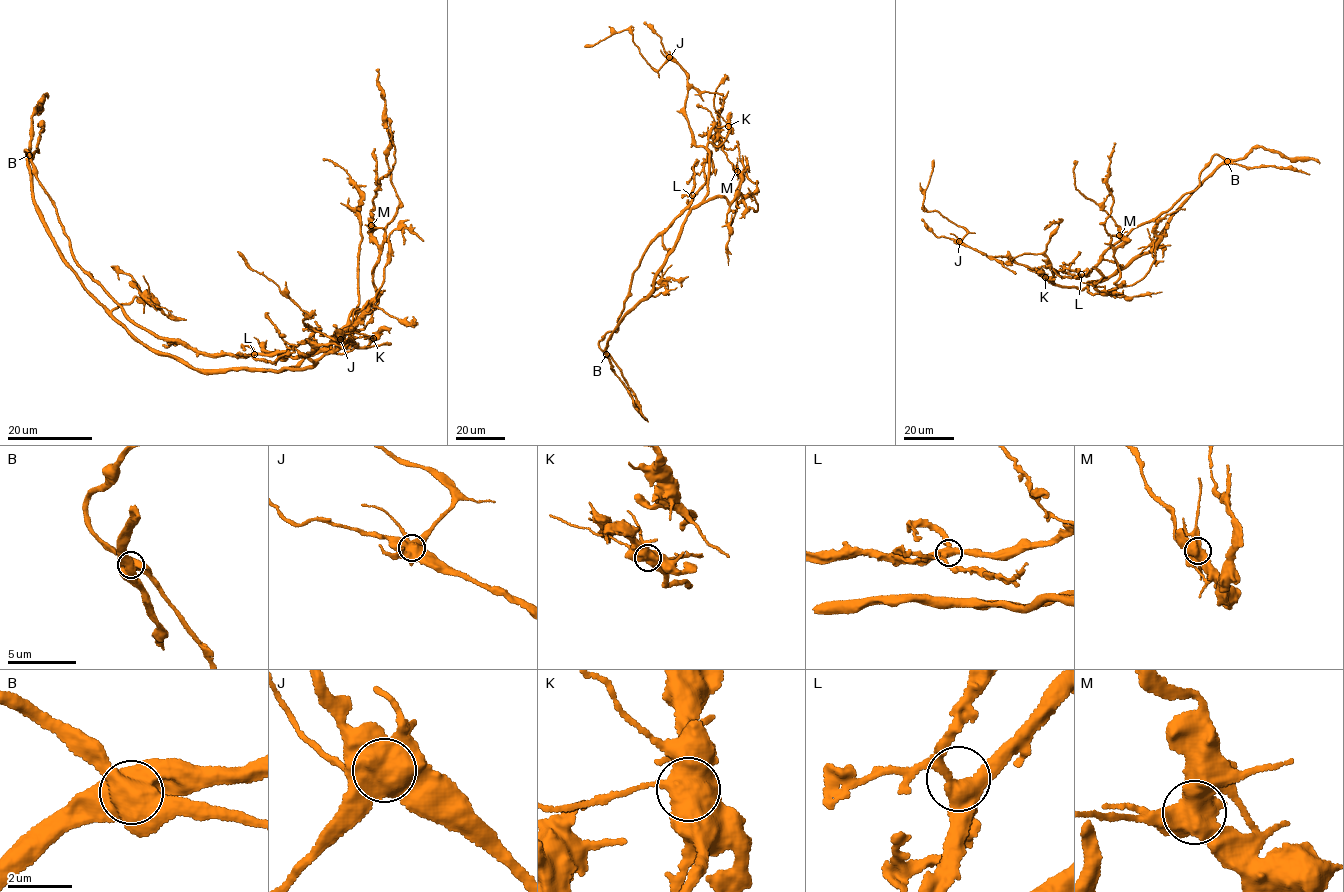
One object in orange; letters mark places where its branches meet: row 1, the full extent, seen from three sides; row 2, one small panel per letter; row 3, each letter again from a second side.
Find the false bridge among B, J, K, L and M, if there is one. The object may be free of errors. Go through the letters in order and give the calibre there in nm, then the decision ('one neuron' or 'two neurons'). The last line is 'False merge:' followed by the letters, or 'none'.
B: 700 nm | two neurons
J: 500 nm | one neuron
K: 650 nm | one neuron
L: 420 nm | one neuron
M: 600 nm | one neuron
False merge: B

